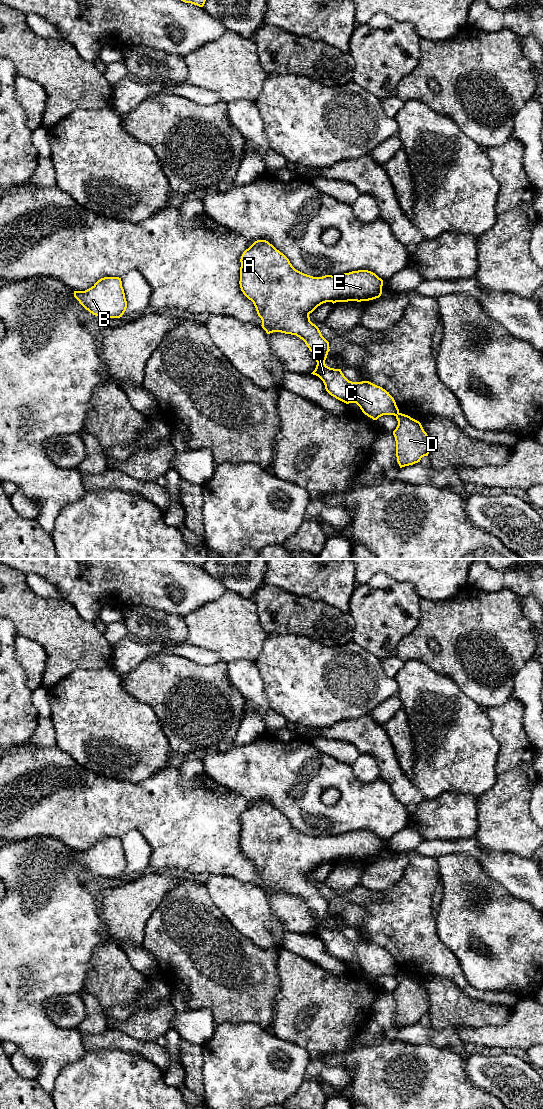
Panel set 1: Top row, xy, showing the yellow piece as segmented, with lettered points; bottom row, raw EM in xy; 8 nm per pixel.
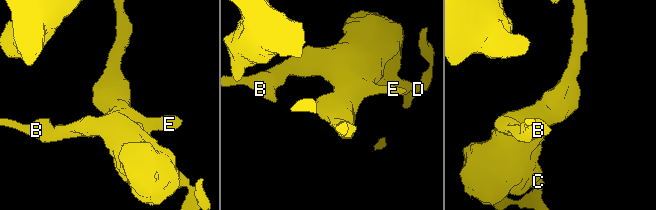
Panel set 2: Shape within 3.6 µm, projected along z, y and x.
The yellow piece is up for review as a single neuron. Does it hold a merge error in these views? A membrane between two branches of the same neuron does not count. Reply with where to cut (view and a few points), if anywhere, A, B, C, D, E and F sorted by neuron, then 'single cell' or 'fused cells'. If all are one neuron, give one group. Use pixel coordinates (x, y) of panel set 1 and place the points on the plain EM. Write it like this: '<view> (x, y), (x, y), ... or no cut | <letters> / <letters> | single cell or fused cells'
xy (399, 973), (395, 975) | A B C E F / D | fused cells

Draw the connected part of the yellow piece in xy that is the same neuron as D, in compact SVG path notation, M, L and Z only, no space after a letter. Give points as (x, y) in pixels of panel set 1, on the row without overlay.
M396 975L398 985L393 991L396 1017L400 1028L420 1022L429 1014L429 999L421 983L408 975Z

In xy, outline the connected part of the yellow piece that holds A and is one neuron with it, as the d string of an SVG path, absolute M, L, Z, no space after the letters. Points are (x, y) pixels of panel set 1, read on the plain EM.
M266 800L255 801L248 809L246 809L240 819L240 848L243 854L253 862L258 876L262 880L262 888L267 894L273 892L281 892L285 894L296 895L302 899L309 910L313 913L313 918L317 925L311 933L318 936L324 943L326 951L336 959L349 964L356 963L362 972L373 980L377 980L383 975L399 974L399 969L394 958L380 946L369 941L352 942L349 941L341 929L330 928L325 924L328 912L330 911L329 902L322 896L319 888L310 881L309 874L318 866L326 862L348 862L348 861L369 861L379 858L382 854L383 840L375 833L368 830L358 830L341 835L325 835L322 837L313 837L296 830L289 819L277 810L272 804Z

